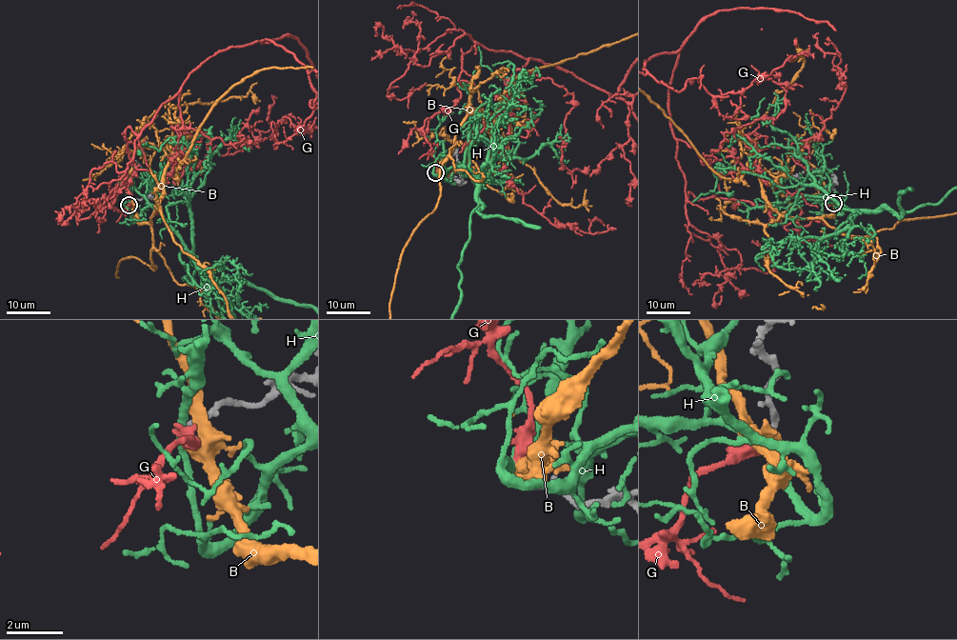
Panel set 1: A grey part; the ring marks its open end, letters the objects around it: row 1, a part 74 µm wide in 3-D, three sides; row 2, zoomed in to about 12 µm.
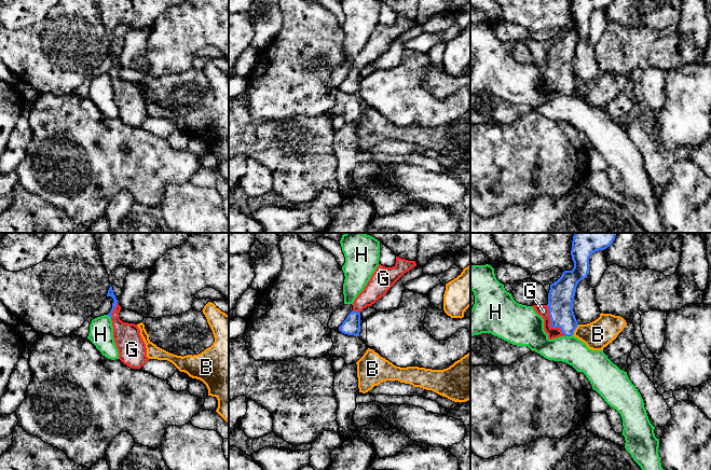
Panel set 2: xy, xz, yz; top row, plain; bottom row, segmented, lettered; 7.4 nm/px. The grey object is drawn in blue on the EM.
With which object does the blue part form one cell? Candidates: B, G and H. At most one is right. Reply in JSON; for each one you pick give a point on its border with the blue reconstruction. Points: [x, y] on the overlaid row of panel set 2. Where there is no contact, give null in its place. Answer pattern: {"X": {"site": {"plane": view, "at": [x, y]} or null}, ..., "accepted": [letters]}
{"G": {"site": {"plane": "yz", "at": [551, 323]}}, "accepted": ["G"]}

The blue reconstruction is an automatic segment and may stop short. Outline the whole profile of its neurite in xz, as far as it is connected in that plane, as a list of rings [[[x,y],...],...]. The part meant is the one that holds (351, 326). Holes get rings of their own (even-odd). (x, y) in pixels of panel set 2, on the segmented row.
[[[396,257],[396,263],[393,267],[379,264],[365,289],[355,299],[353,310],[339,327],[339,331],[347,335],[359,336],[360,312],[384,296],[389,288],[414,266],[416,266],[415,261],[408,261],[399,257]]]

